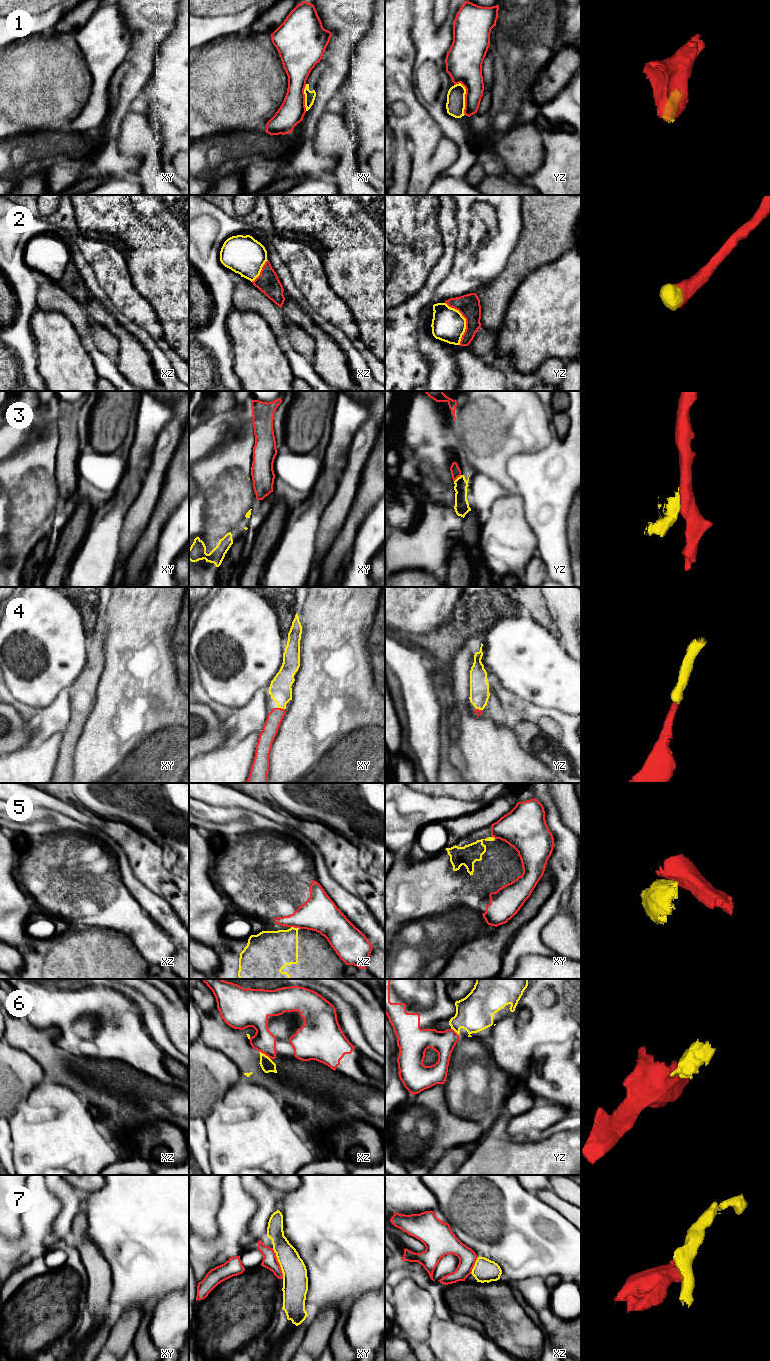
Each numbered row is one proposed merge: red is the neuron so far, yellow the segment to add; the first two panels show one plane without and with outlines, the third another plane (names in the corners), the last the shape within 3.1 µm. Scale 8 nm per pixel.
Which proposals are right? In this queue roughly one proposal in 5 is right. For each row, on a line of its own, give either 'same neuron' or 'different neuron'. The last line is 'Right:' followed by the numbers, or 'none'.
1: different neuron
2: same neuron
3: different neuron
4: same neuron
5: different neuron
6: different neuron
7: different neuron
Right: 2, 4

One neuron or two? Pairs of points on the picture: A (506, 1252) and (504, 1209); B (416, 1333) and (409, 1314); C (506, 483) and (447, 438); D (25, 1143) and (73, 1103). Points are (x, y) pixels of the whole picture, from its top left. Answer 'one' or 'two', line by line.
A: one
B: one
C: two
D: one

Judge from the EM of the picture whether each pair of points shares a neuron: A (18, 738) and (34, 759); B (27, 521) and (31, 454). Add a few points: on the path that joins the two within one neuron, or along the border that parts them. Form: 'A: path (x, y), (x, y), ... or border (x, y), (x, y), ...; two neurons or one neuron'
A: border (21, 747), (10, 752); two neurons
B: path (27, 504), (27, 471); one neuron

